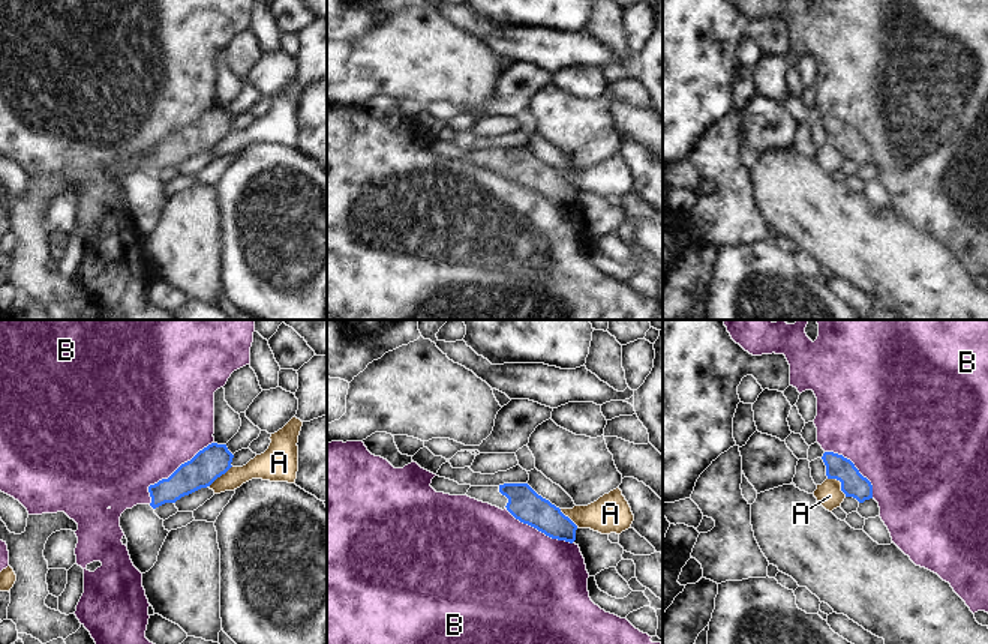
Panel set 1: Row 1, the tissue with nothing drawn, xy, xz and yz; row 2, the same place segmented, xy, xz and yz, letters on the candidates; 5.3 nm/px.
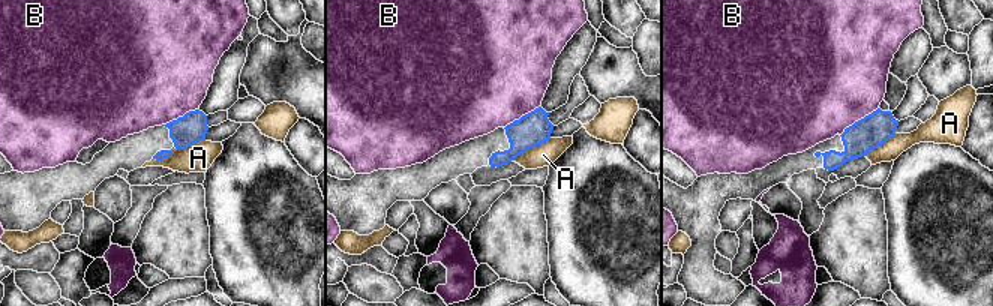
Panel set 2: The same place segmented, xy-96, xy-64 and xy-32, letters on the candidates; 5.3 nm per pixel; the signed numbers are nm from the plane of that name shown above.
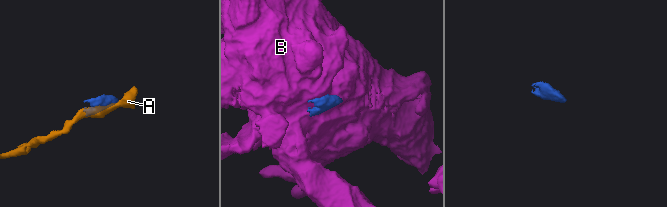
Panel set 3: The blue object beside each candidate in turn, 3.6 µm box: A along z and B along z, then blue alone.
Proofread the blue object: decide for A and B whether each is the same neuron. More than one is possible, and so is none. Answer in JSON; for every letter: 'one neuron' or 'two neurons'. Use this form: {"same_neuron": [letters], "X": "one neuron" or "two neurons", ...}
{"same_neuron": [], "A": "two neurons", "B": "two neurons"}

